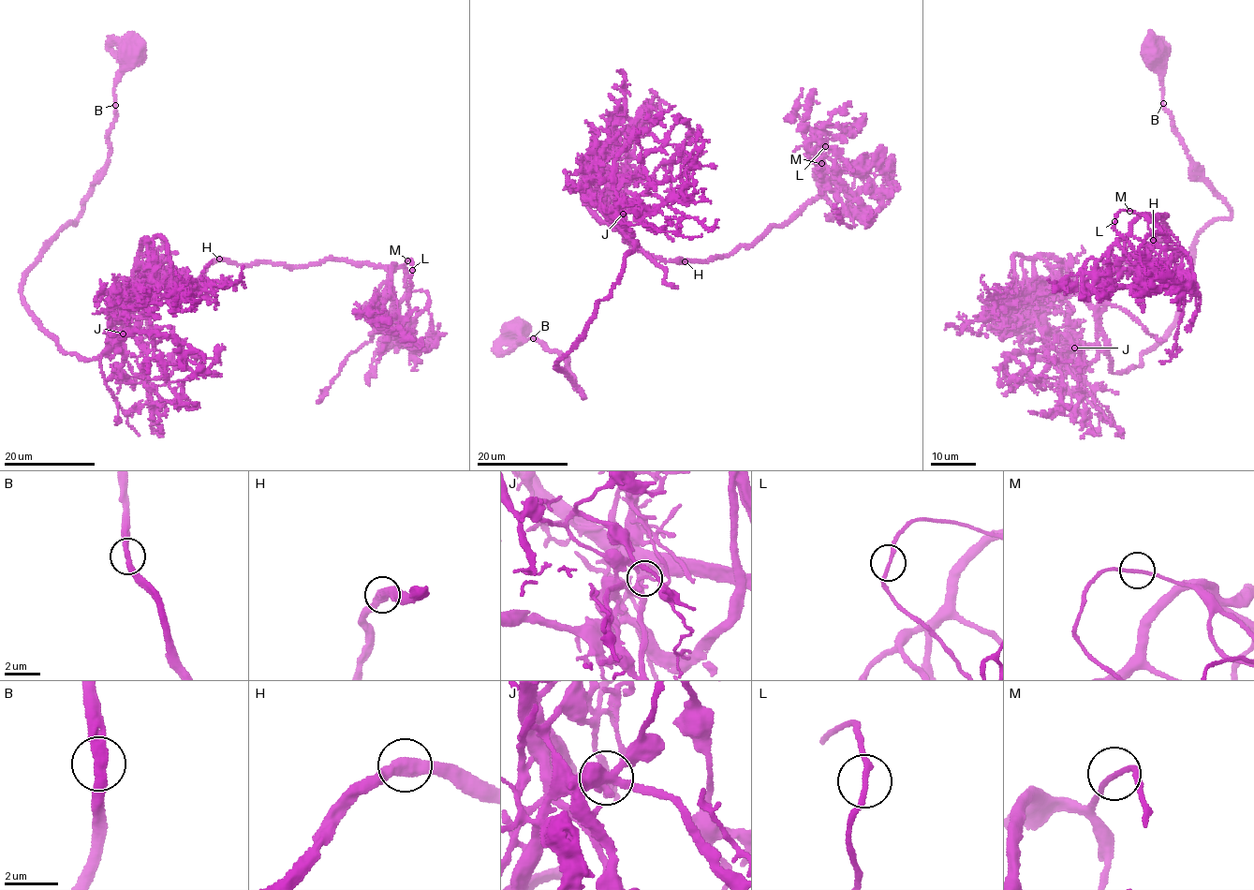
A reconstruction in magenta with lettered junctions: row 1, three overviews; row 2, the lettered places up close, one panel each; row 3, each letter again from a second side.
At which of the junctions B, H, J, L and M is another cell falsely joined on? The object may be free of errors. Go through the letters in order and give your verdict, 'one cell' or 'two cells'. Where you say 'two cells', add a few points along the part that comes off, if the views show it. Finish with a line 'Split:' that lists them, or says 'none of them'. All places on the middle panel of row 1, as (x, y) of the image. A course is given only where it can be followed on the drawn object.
B: one cell
H: one cell
J: two cells | (623, 214), (612, 168), (630, 138), (645, 131), (665, 144), (642, 159), (647, 178), (657, 185), (672, 175)
L: one cell
M: one cell
Split: J

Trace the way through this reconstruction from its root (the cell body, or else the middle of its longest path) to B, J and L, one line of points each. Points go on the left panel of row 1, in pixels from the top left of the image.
B: (132, 52), (128, 66), (115, 82), (115, 104)
J: (132, 52), (115, 82), (104, 168), (22, 290), (66, 353), (95, 359), (118, 345), (113, 330), (124, 333)
L: (132, 52), (104, 168), (22, 288), (57, 347), (122, 342), (164, 260), (412, 269)

